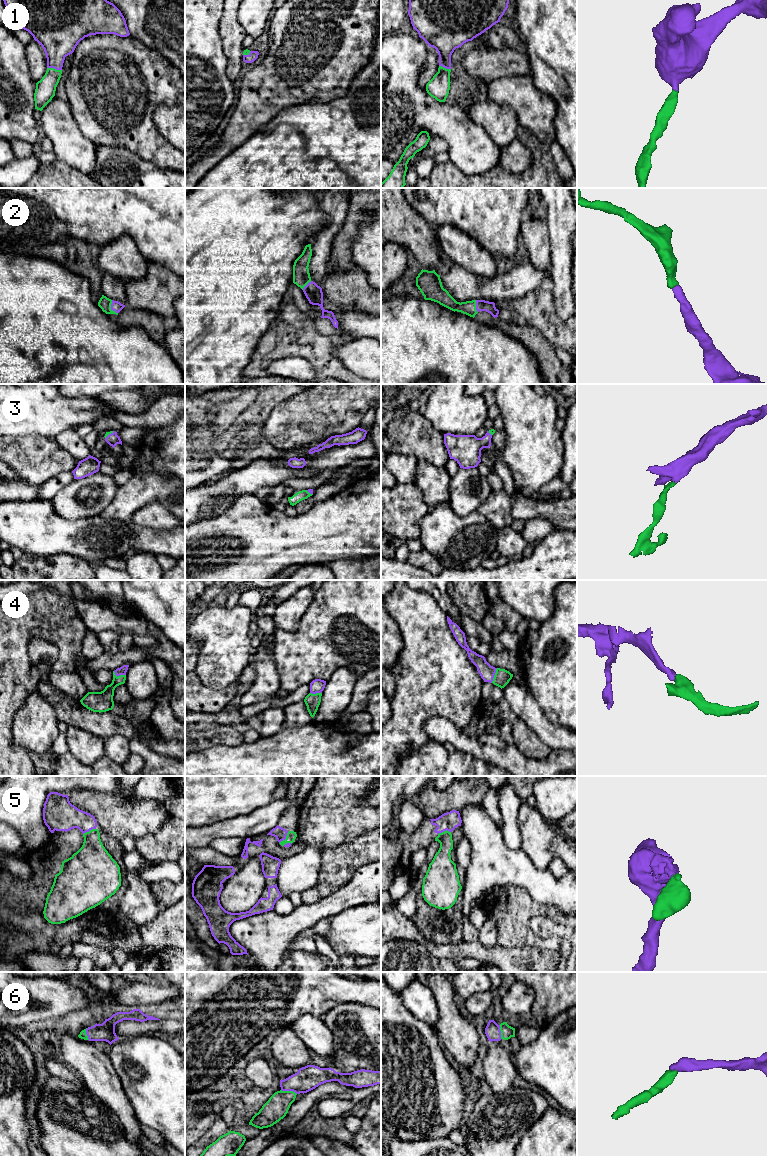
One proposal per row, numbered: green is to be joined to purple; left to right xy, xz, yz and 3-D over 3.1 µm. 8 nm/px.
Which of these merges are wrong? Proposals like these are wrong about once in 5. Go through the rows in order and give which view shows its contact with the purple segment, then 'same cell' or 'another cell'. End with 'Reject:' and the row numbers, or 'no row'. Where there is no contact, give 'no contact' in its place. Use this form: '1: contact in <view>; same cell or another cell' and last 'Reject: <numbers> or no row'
1: contact in xy; same cell
2: contact in xy; same cell
3: contact in xy; same cell
4: contact in yz; same cell
5: contact in xy; same cell
6: contact in xz; same cell
Reject: no row

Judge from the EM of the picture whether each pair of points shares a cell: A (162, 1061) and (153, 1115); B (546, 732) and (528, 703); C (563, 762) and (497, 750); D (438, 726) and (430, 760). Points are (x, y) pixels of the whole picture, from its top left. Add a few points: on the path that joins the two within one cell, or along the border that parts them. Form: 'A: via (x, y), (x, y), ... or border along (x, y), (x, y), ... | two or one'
A: via (161, 1074), (161, 1102) | one
B: via (540, 725), (528, 710) | one
C: via (547, 765), (517, 765), (513, 761) | one
D: border along (431, 739), (442, 744) | two

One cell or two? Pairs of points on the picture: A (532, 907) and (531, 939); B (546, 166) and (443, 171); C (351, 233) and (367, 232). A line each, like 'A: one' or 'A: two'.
A: one
B: one
C: two

